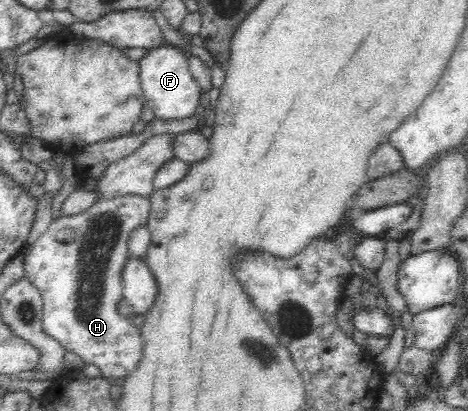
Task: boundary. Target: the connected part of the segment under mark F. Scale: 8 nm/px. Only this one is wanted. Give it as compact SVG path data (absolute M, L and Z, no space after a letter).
M166 43L148 49L138 62L139 82L145 101L157 118L175 120L191 117L199 104L201 88L191 75L187 53L181 48Z

